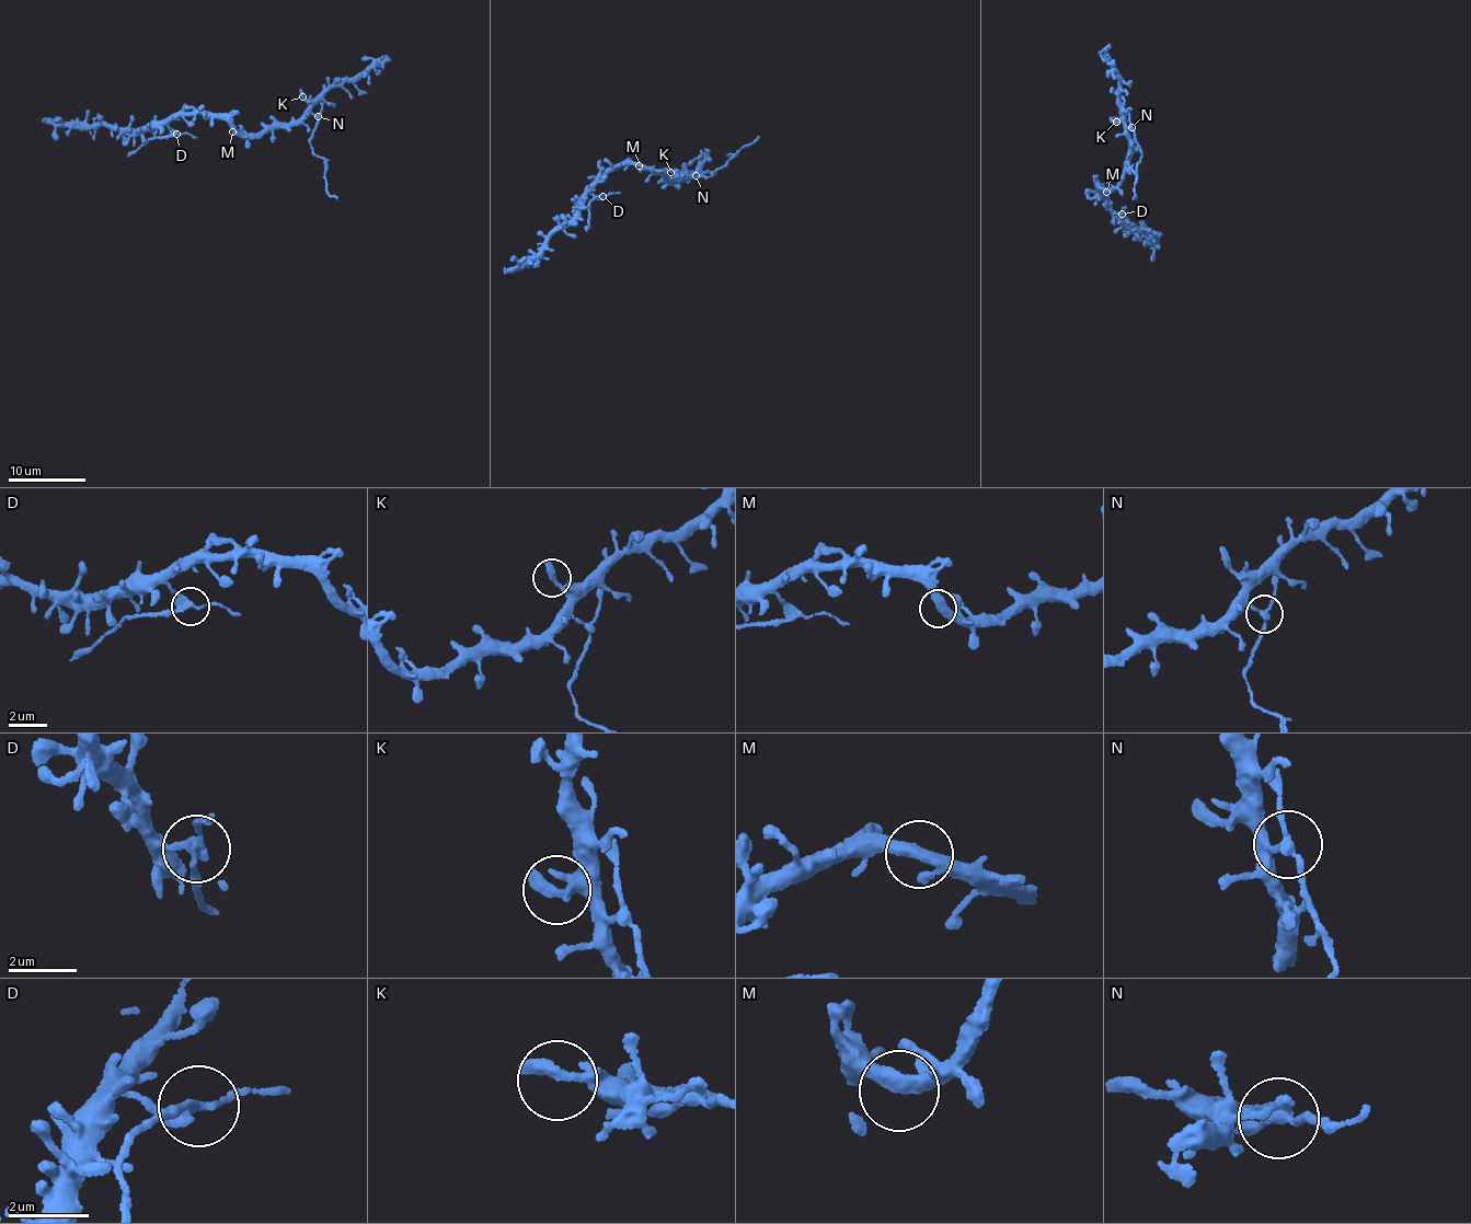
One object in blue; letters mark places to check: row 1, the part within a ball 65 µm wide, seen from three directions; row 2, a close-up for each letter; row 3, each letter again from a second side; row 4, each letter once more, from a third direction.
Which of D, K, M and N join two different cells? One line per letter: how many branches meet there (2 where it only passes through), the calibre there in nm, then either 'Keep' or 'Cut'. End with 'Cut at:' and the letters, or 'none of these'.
D: Branches: 3. Thickness 240 nm. Cut
K: Branches: 1. Thickness 400 nm. Keep
M: Branches: 3. Thickness 320 nm. Keep
N: Branches: 3. Thickness 200 nm. Cut
Cut at: D, N

